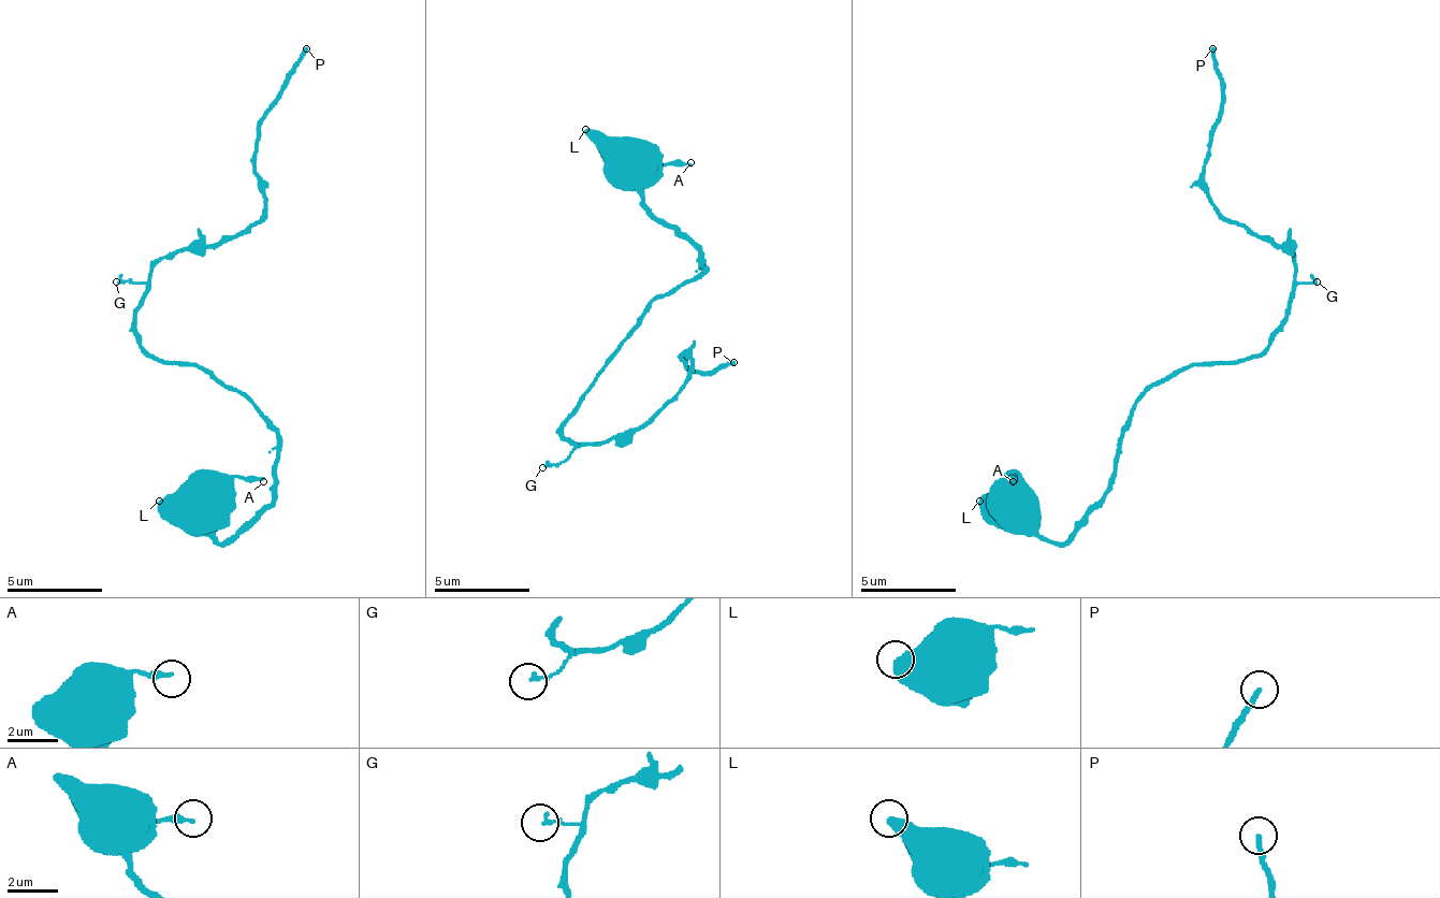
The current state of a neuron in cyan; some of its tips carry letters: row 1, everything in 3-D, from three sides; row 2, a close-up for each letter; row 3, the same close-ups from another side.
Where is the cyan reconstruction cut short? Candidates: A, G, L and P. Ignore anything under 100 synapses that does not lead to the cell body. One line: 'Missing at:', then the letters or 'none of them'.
Missing at: P

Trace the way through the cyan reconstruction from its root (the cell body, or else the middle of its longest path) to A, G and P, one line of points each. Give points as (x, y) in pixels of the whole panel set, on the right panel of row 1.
A: (1246, 358), (1189, 362), (1146, 391), (1122, 434), (1107, 496), (1065, 544), (1036, 530), (1036, 505), (1013, 481)
G: (1246, 358), (1255, 358), (1269, 344), (1269, 334), (1289, 305), (1293, 287), (1298, 281), (1317, 281)
P: (1246, 358), (1269, 344), (1289, 305), (1293, 258), (1226, 219), (1208, 191), (1208, 129), (1222, 111), (1212, 48)

